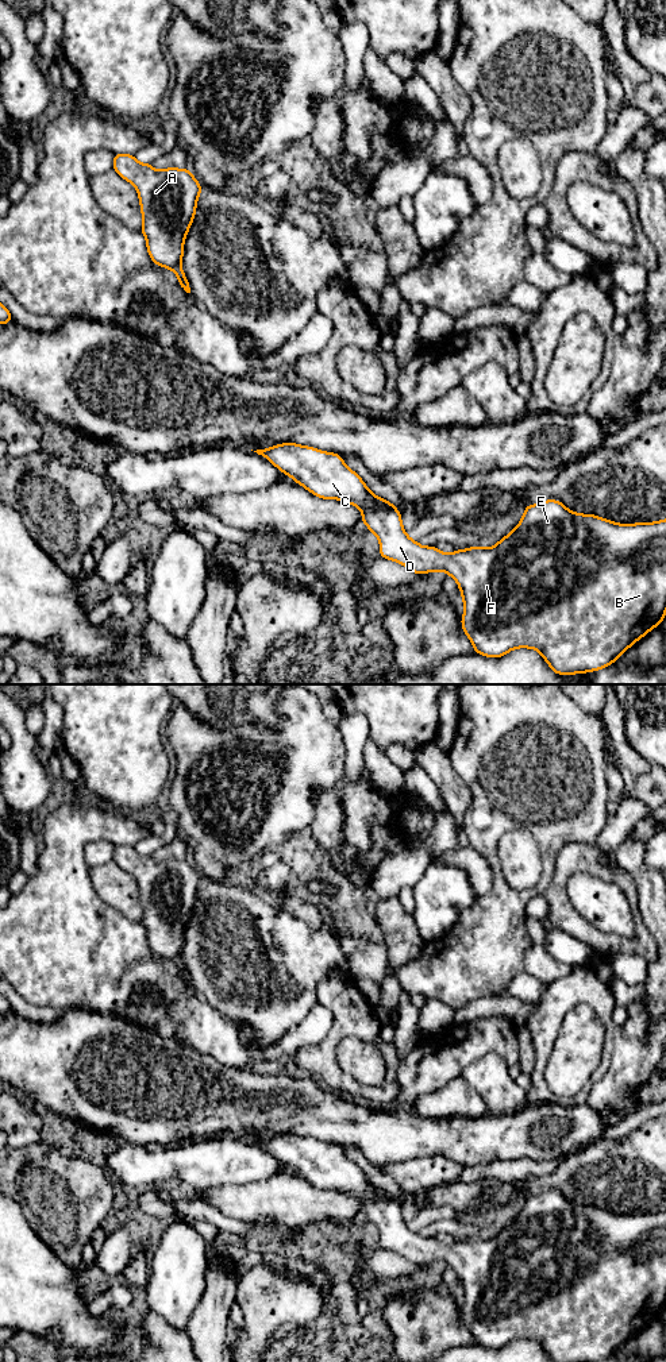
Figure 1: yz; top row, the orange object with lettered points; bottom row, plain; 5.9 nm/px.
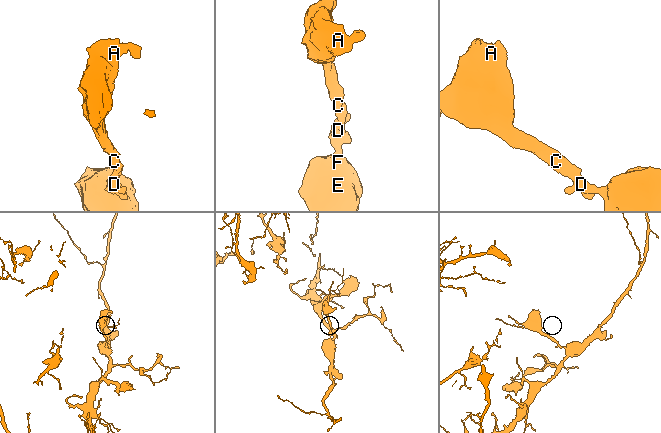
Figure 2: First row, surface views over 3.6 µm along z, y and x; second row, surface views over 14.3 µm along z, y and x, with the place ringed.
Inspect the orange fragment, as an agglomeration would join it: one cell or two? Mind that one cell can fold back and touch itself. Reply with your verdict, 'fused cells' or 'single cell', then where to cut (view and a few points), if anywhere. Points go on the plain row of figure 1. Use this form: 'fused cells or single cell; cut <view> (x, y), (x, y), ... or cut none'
single cell; cut none

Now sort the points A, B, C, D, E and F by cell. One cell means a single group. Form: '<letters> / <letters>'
A B C D E F

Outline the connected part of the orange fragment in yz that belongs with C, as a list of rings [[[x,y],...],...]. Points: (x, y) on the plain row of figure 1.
[[[294,1134],[254,1143],[267,1149],[280,1162],[316,1188],[340,1191],[359,1199],[362,1214],[380,1231],[382,1250],[397,1253],[415,1265],[444,1262],[453,1268],[463,1289],[463,1323],[480,1346],[503,1349],[516,1339],[532,1339],[553,1362],[598,1362],[615,1354],[634,1334],[659,1317],[666,1305],[666,1211],[616,1215],[598,1207],[571,1203],[559,1192],[547,1191],[527,1196],[517,1218],[496,1236],[444,1245],[409,1230],[403,1219],[401,1204],[394,1196],[374,1187],[338,1145]]]

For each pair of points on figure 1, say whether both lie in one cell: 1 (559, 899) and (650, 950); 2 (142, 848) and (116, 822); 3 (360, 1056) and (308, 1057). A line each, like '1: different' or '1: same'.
1: same
2: different
3: different

